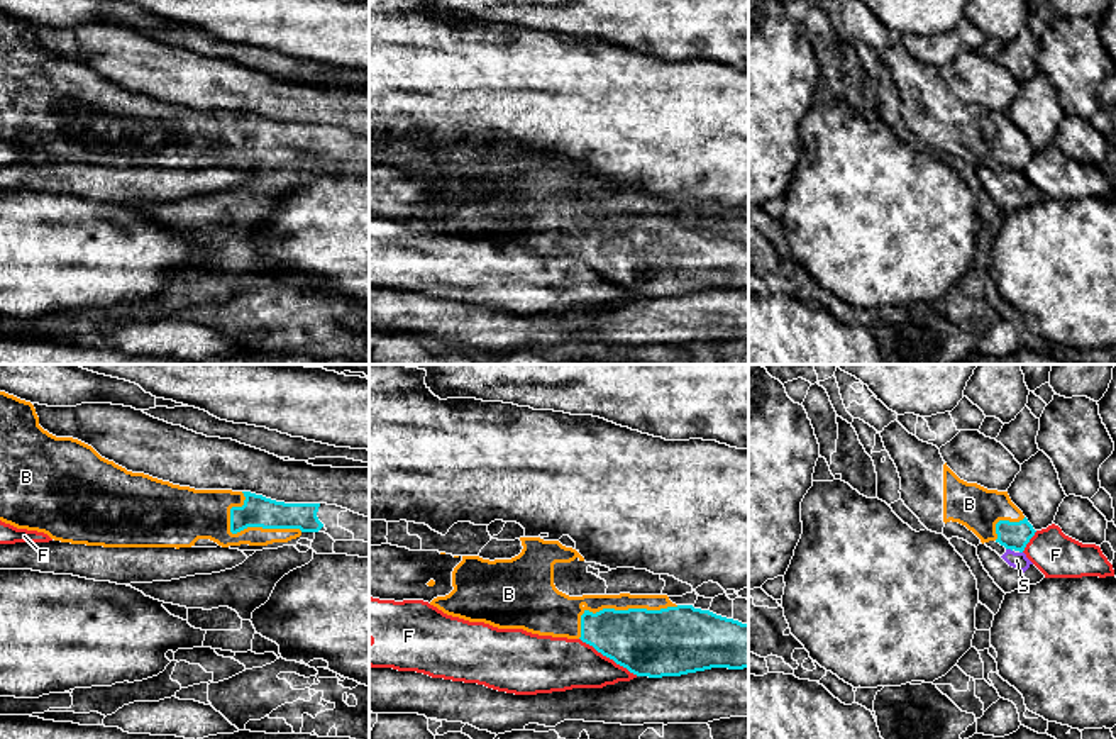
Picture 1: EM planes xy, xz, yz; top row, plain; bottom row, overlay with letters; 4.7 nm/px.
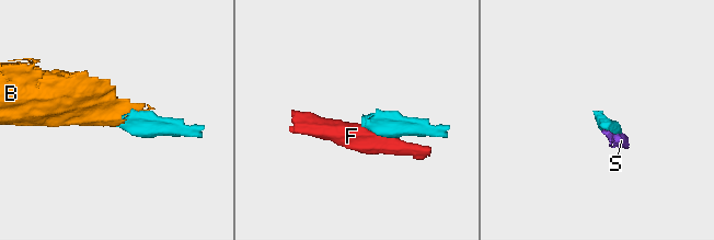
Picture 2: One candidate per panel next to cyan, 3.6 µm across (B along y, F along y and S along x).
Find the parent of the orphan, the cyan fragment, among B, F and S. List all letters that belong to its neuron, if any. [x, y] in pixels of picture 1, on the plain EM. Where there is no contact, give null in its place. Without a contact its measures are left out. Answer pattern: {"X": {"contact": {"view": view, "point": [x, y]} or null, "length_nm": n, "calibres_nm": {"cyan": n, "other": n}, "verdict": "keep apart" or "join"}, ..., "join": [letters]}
{"B": {"contact": {"view": "xz", "point": [618, 231]}, "length_nm": 500, "calibres_nm": {"cyan": 320, "other": 150}, "verdict": "join"}, "F": {"contact": {"view": "xz", "point": [608, 277]}, "length_nm": 340, "calibres_nm": {"cyan": 320, "other": 260}, "verdict": "keep apart"}, "S": {"contact": {"view": "yz", "point": [1010, 168]}, "length_nm": 40, "calibres_nm": {"cyan": 130, "other": 80}, "verdict": "keep apart"}, "join": ["B"]}

